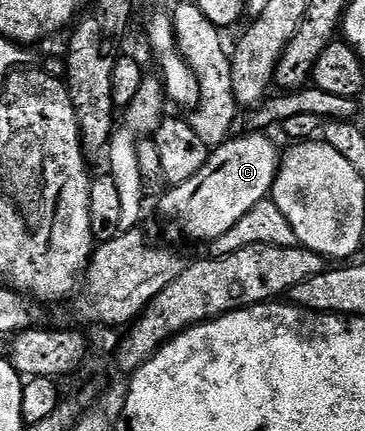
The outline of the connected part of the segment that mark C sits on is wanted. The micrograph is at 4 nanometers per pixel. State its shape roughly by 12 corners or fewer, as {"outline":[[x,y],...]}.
{"outline":[[263,132],[216,147],[159,199],[212,242],[266,199],[280,149]]}

